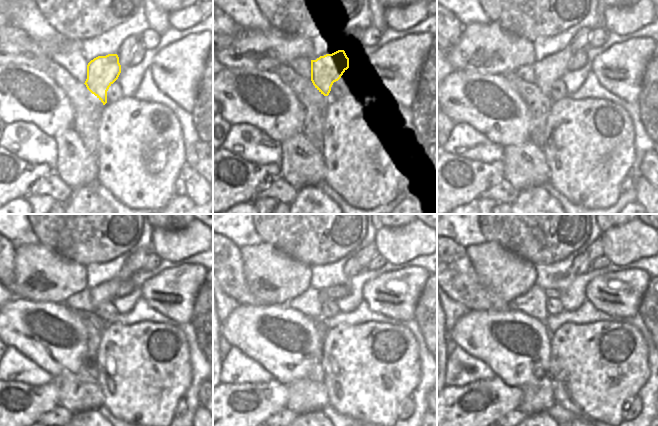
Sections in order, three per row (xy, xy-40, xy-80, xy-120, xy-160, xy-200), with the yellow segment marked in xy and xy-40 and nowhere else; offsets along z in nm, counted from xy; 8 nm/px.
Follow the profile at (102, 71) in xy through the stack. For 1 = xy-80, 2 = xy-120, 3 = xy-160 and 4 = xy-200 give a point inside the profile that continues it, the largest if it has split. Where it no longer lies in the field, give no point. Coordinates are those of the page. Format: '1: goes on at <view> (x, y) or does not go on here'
1: goes on at xy-80 (551, 68)
2: goes on at xy-120 (105, 292)
3: goes on at xy-160 (352, 268)
4: goes on at xy-200 (581, 264)

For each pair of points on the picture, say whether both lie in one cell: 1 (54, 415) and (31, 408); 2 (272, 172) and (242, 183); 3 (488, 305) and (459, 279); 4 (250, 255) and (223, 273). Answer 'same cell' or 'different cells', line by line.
1: different cells
2: same cell
3: same cell
4: different cells

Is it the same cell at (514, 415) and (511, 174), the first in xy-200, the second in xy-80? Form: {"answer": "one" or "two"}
{"answer": "two"}

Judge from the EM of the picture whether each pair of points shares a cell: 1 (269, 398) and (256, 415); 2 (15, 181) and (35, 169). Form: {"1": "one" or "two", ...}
{"1": "one", "2": "one"}

